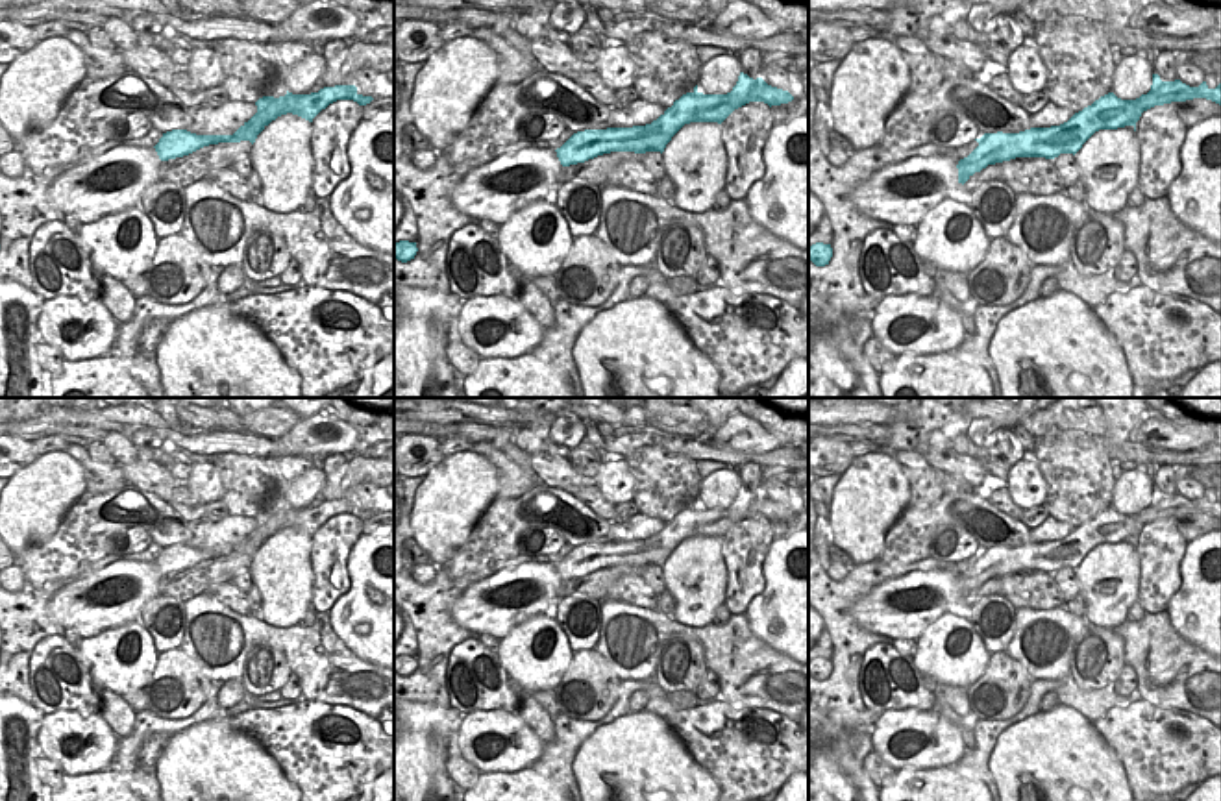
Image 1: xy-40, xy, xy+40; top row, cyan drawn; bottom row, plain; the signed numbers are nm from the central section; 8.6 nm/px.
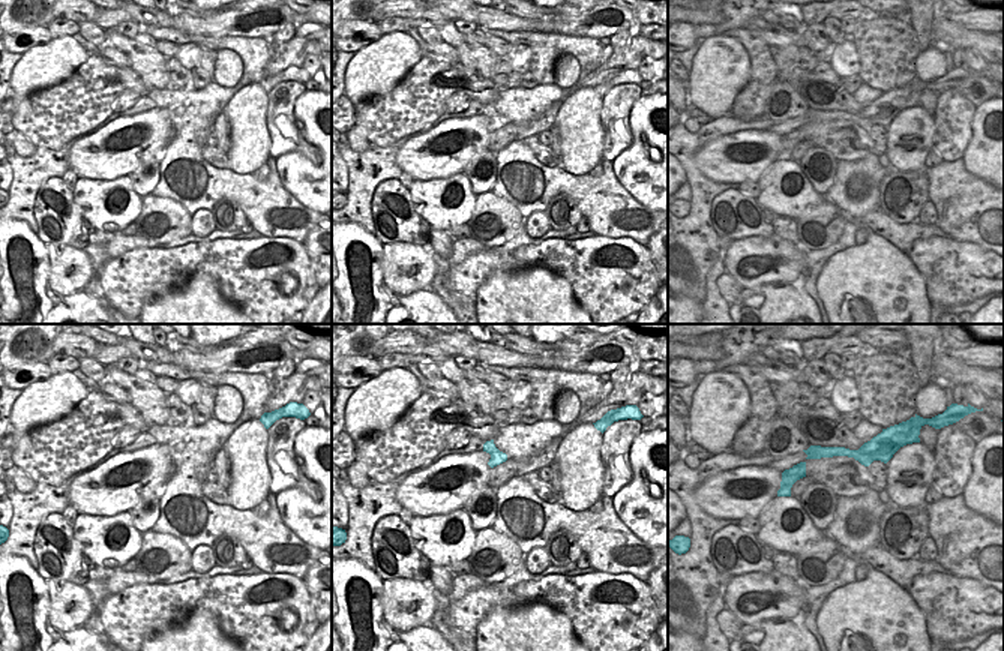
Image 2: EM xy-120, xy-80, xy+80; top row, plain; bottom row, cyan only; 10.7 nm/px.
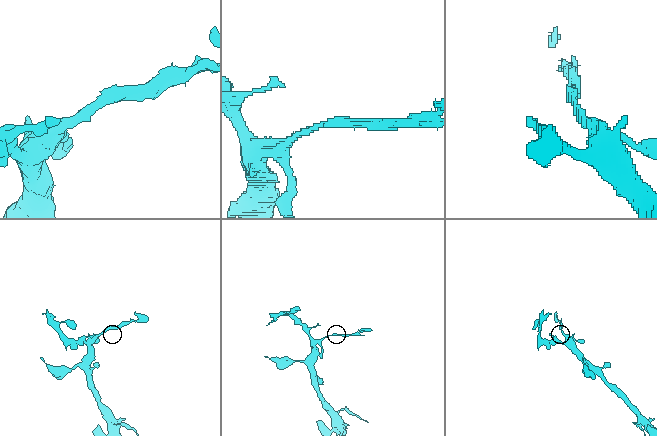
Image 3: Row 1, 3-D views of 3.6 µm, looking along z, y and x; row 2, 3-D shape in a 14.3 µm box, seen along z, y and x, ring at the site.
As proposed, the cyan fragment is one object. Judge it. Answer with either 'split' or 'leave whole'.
split

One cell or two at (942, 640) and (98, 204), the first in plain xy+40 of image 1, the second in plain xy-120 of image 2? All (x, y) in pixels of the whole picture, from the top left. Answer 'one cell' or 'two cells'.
one cell

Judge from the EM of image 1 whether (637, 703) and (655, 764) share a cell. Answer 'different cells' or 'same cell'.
different cells

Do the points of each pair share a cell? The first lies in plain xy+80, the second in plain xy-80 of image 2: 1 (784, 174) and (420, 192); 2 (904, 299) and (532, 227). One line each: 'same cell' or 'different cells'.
1: same cell
2: different cells

